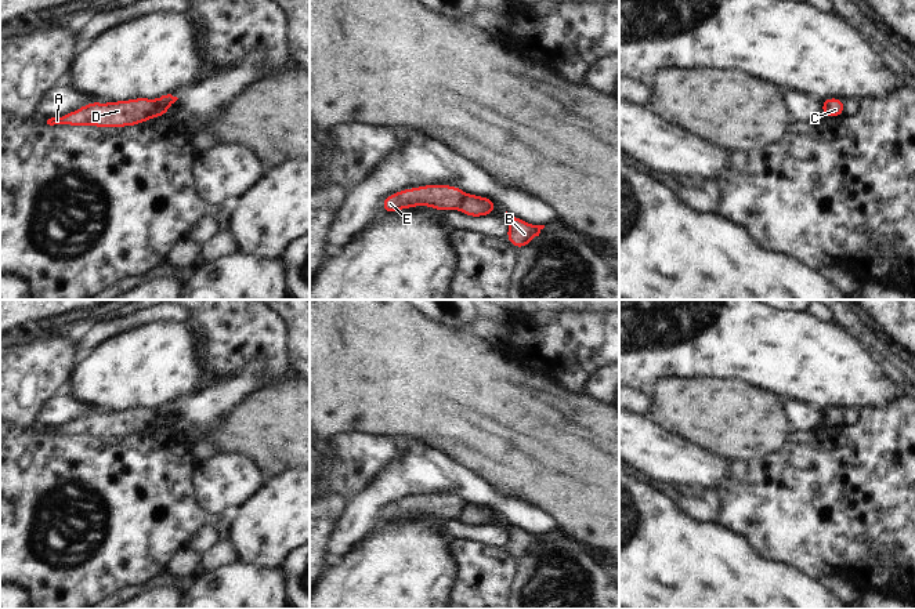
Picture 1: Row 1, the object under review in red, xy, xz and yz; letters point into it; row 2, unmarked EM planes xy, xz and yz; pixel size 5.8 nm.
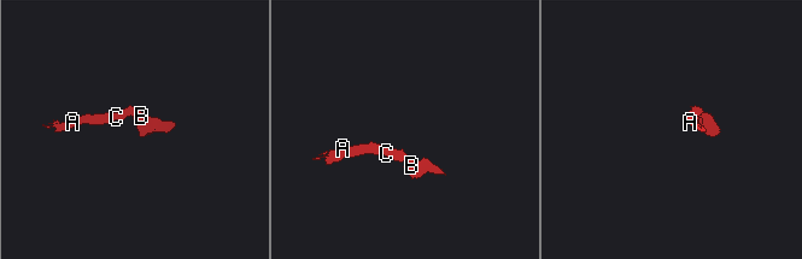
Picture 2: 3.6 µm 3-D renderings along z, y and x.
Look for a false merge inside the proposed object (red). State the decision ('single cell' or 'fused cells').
fused cells

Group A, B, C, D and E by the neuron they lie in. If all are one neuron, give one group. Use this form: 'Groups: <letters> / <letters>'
Groups: A D E / B C

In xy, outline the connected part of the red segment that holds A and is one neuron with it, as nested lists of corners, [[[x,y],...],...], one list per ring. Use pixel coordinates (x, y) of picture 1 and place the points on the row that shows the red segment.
[[[133,98],[115,102],[90,102],[61,117],[51,117],[47,124],[127,127],[155,117],[156,105],[151,98]]]

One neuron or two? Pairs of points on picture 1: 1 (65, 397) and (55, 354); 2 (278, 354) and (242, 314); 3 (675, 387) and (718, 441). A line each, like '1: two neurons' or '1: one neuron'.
1: two neurons
2: one neuron
3: one neuron

